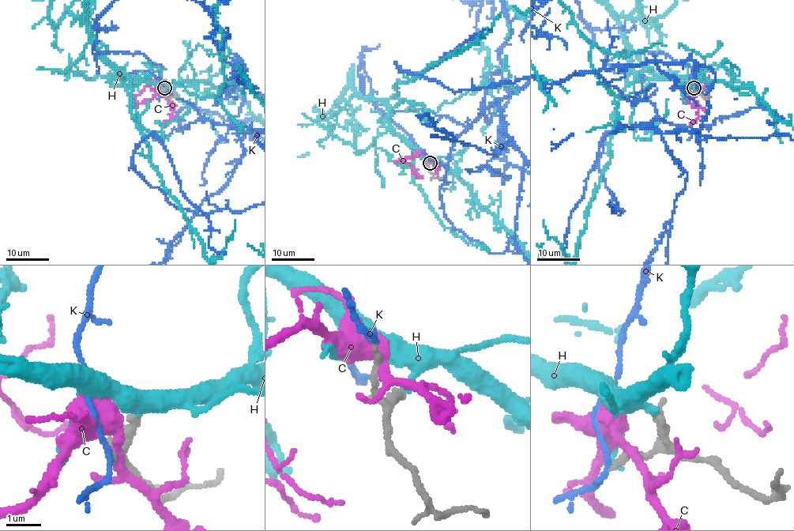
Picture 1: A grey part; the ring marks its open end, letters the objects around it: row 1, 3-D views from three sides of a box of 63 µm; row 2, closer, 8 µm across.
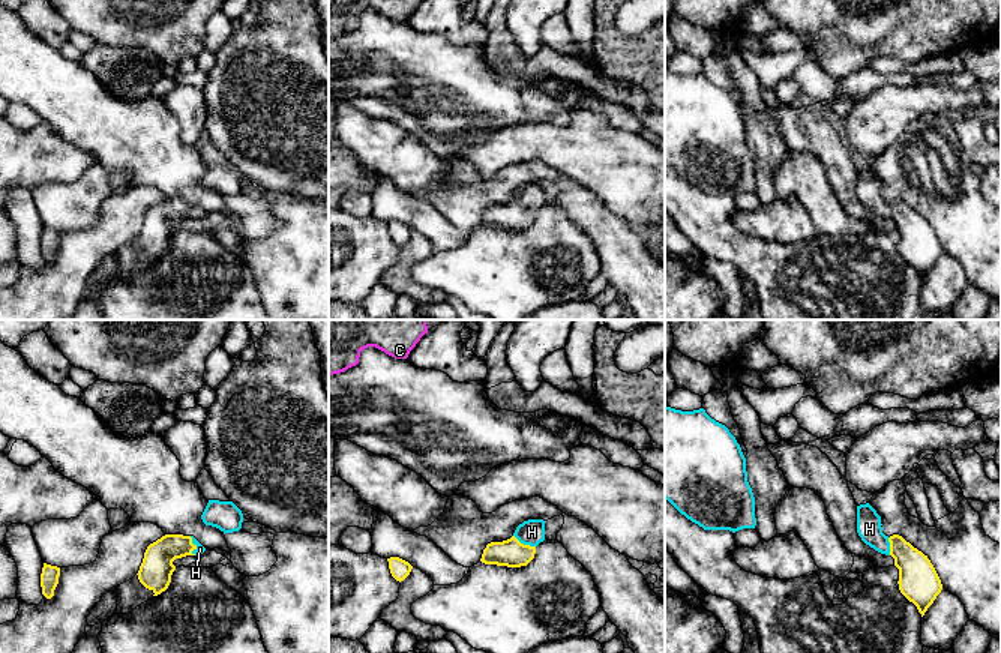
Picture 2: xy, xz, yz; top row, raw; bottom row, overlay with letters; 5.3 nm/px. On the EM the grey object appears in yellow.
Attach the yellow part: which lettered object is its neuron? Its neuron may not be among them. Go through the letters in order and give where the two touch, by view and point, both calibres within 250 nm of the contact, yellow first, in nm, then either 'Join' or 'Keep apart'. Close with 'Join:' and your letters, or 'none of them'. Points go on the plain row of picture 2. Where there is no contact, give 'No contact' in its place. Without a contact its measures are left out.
C: No contact. Keep apart
H: Touches yellow at xy (194, 209). Thickness 170 nm (yellow) against 50 nm. Join
K: No contact. Keep apart
Join: H

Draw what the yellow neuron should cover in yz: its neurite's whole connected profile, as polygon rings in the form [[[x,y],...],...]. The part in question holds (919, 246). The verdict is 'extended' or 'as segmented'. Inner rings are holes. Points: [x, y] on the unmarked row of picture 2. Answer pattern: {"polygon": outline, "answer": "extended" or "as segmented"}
{"polygon": [[[869,167],[857,170],[858,200],[875,215],[894,222],[899,254],[923,281],[942,254],[941,243],[927,219],[899,198],[885,200],[881,189],[881,180]]], "answer": "extended"}

